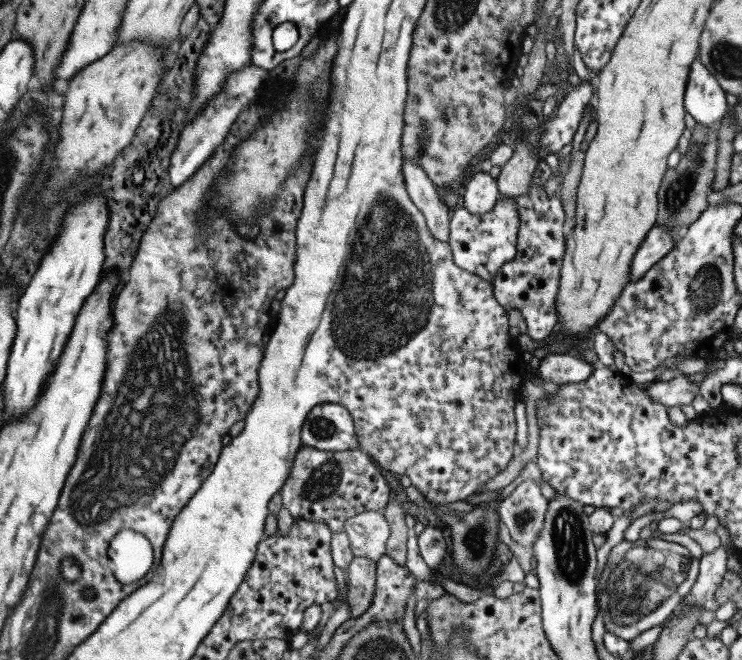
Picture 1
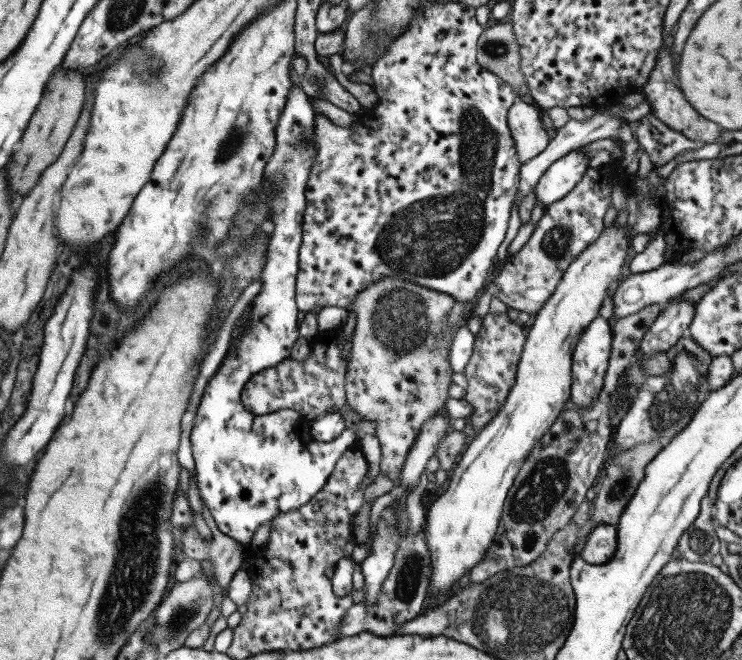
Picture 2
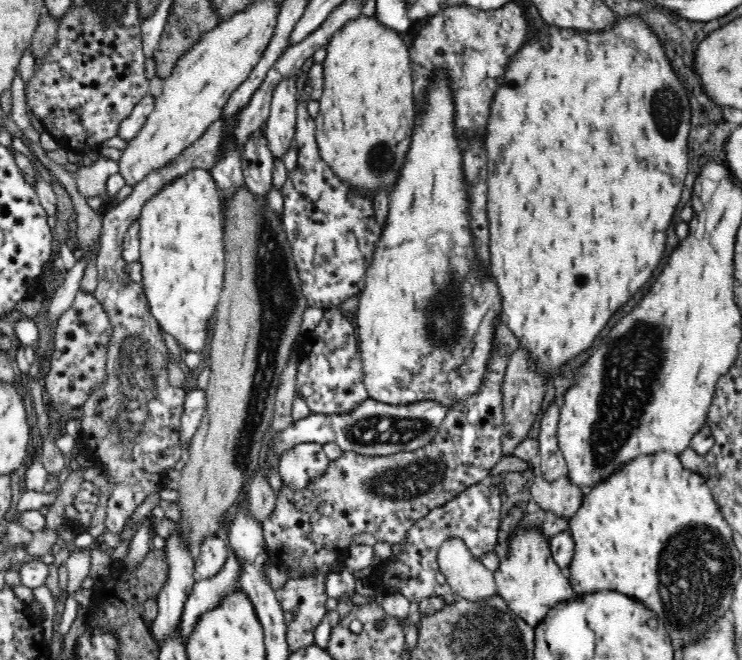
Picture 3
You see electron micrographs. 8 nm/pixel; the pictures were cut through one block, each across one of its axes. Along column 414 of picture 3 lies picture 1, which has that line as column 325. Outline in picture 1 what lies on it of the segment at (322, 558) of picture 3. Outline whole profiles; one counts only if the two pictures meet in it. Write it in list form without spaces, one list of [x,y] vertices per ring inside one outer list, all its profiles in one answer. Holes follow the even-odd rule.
[[[303,445],[294,454],[289,474],[278,490],[281,504],[293,519],[325,523],[330,532],[343,531],[347,518],[365,510],[380,511],[388,503],[388,486],[379,469],[359,449],[335,453]]]

